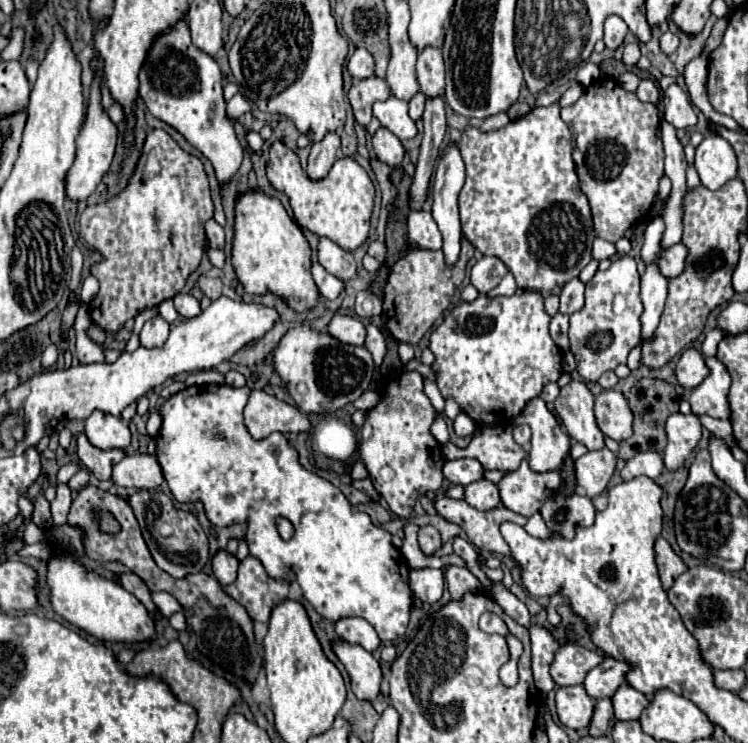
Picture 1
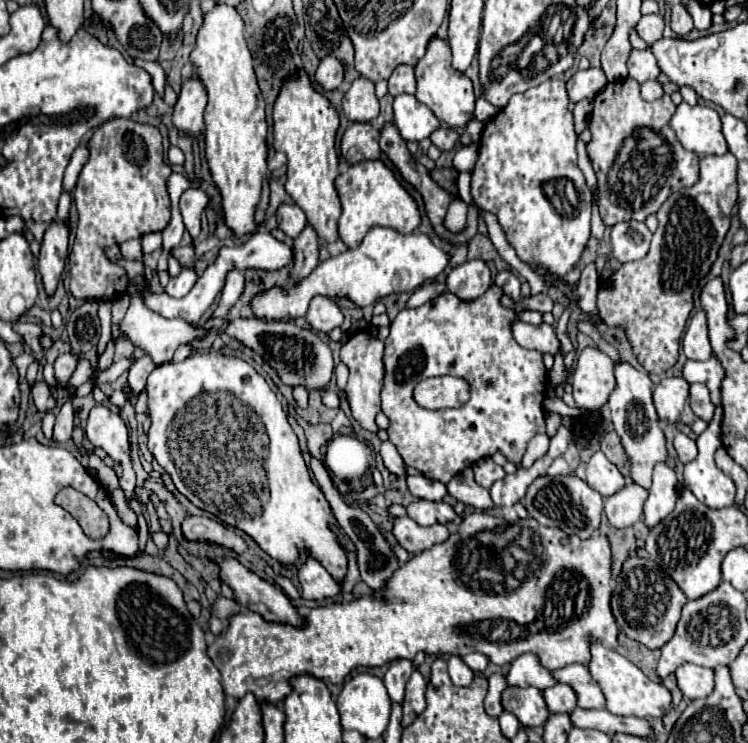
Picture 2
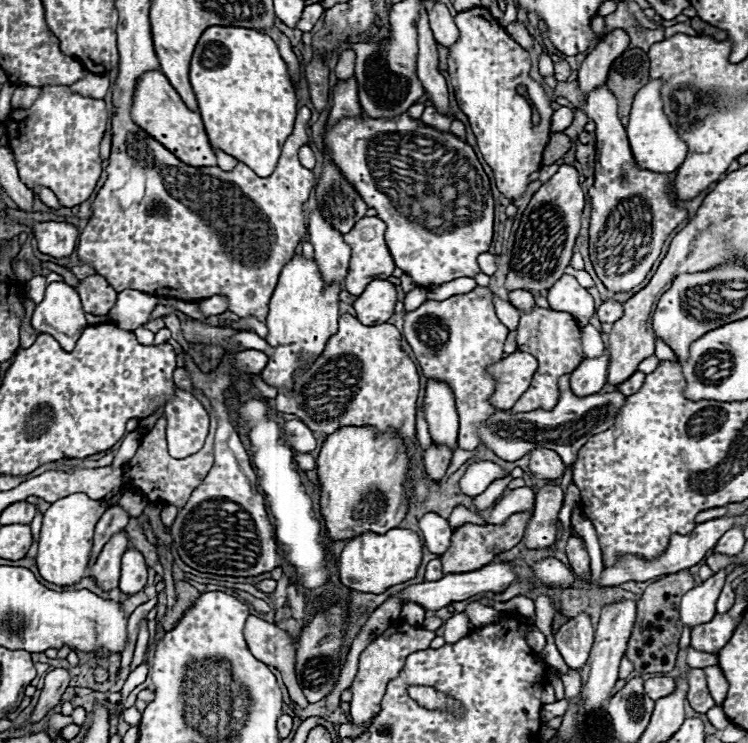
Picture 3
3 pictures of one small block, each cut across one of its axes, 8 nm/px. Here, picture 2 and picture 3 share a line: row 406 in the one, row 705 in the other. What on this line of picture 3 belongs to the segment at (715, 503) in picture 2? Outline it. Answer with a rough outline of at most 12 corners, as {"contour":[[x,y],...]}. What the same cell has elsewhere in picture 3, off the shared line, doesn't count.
{"contour":[[718,666],[704,668],[710,694],[722,706],[728,684]]}

